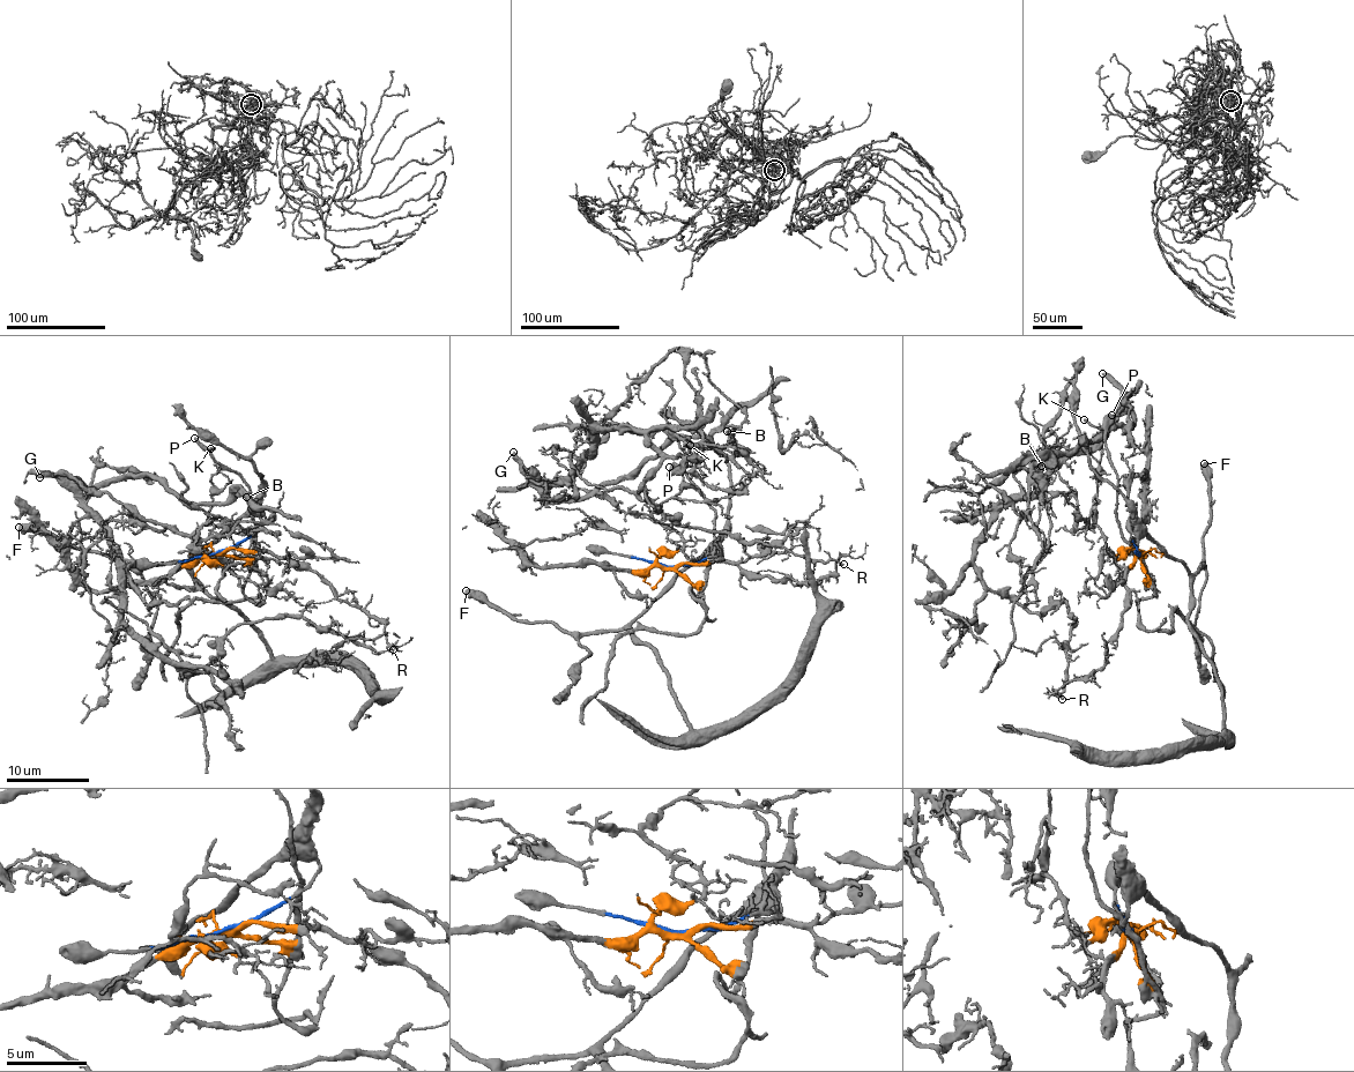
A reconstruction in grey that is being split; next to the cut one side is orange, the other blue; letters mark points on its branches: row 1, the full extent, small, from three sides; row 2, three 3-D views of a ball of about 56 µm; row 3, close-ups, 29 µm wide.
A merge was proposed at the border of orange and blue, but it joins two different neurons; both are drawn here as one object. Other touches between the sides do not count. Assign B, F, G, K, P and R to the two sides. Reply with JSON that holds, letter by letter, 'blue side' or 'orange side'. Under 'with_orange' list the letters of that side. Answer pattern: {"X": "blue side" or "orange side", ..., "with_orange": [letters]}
{"B": "orange side", "F": "blue side", "G": "orange side", "K": "blue side", "P": "blue side", "R": "orange side", "with_orange": ["B", "G", "R"]}

